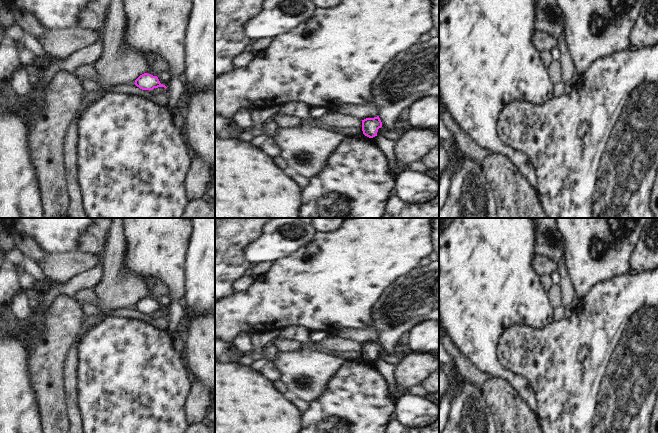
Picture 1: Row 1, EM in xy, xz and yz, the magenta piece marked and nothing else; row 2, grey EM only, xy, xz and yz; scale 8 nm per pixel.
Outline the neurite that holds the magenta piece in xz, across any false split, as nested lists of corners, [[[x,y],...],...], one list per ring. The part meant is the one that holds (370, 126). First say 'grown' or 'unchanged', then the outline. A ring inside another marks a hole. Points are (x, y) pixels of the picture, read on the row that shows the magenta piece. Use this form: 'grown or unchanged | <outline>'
unchanged | [[[379,116],[374,118],[366,118],[362,120],[363,134],[369,138],[377,136],[378,129],[382,127]]]

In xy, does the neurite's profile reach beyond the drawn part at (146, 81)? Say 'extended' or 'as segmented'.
as segmented

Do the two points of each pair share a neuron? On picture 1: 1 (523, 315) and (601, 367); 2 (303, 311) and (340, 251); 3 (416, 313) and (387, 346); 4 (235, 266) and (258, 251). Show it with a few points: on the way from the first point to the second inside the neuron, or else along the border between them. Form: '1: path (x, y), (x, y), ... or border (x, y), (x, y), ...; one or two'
1: border (554, 320), (540, 329), (520, 325); two
2: path (315, 296), (340, 271), (340, 266); one
3: path (407, 320), (390, 337); one
4: border (256, 238), (243, 250), (243, 257), (249, 263); two

